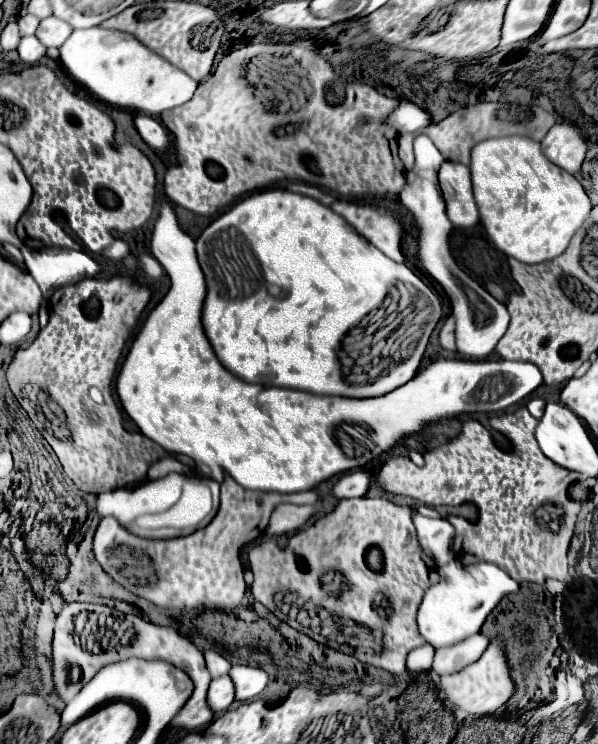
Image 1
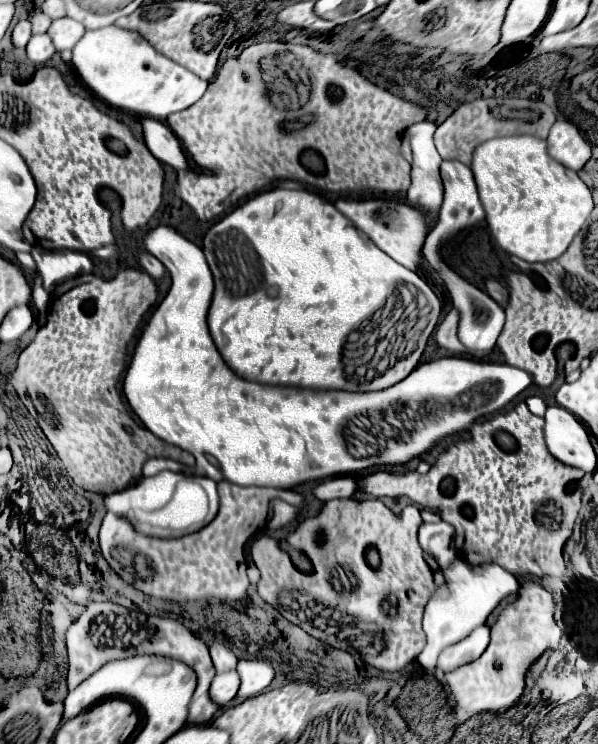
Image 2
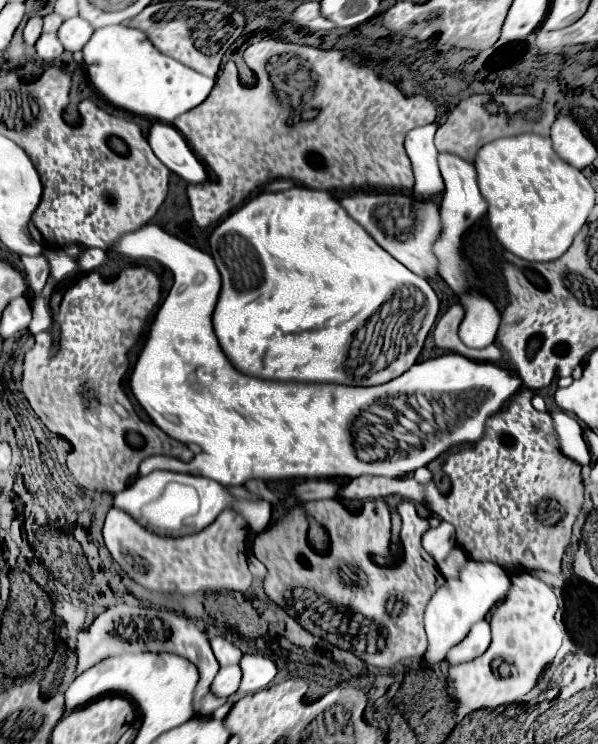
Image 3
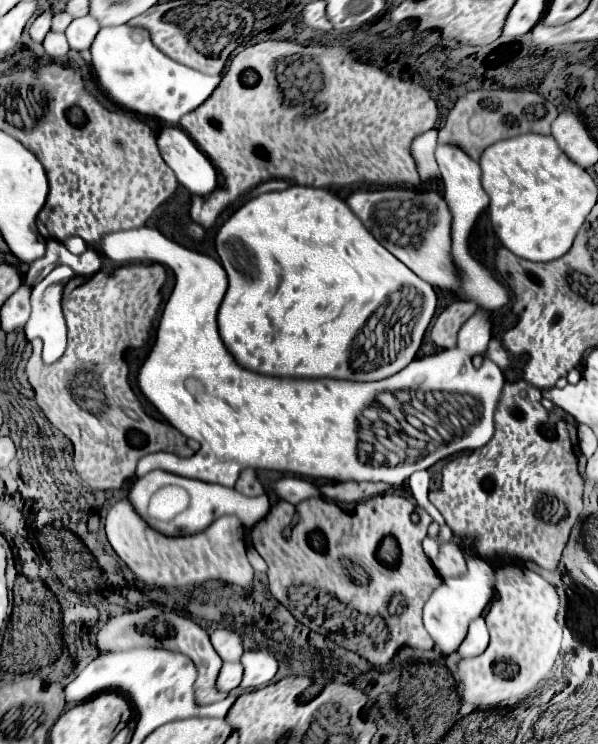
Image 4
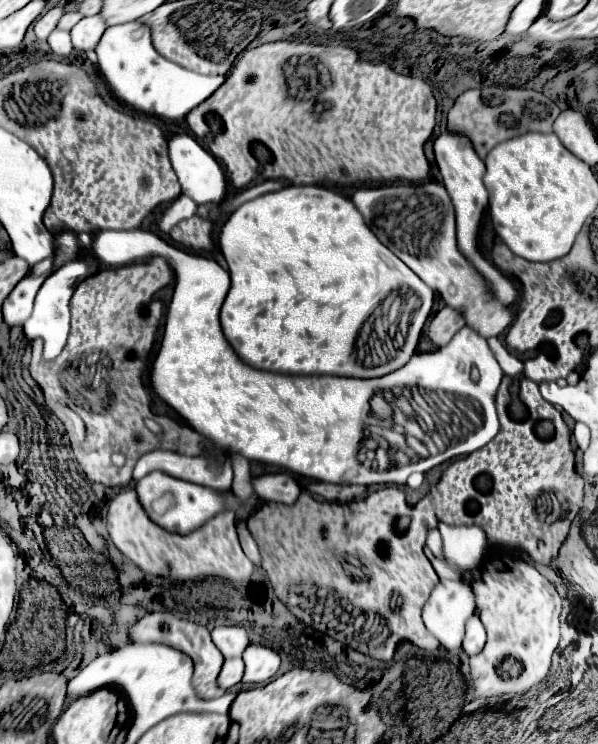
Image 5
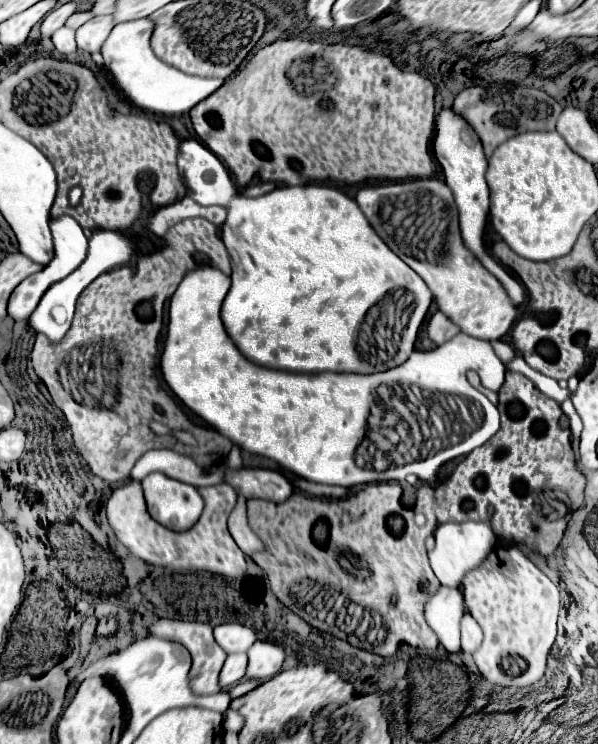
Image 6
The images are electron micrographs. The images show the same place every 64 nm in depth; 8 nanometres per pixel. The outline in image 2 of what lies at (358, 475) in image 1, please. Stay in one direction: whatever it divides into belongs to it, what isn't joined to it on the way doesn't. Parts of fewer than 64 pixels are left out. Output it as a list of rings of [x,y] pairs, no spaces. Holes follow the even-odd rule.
[[[337,476],[327,478],[312,488],[314,498],[332,500],[332,498],[350,498],[356,492],[356,480],[352,476]]]

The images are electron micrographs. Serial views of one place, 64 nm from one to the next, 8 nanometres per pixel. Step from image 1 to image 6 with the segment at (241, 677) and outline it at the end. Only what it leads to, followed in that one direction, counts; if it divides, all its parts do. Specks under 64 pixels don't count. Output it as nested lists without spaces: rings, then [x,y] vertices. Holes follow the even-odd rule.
[[[256,642],[248,650],[248,670],[246,678],[254,680],[270,680],[274,674],[282,670],[286,652],[282,646],[272,642]]]

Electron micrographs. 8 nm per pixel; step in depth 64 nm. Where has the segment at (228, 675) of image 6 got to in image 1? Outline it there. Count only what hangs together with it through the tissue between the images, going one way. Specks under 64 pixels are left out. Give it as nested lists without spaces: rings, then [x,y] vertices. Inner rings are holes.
[[[228,674],[214,678],[208,688],[208,704],[212,712],[224,712],[234,702],[234,684]]]

